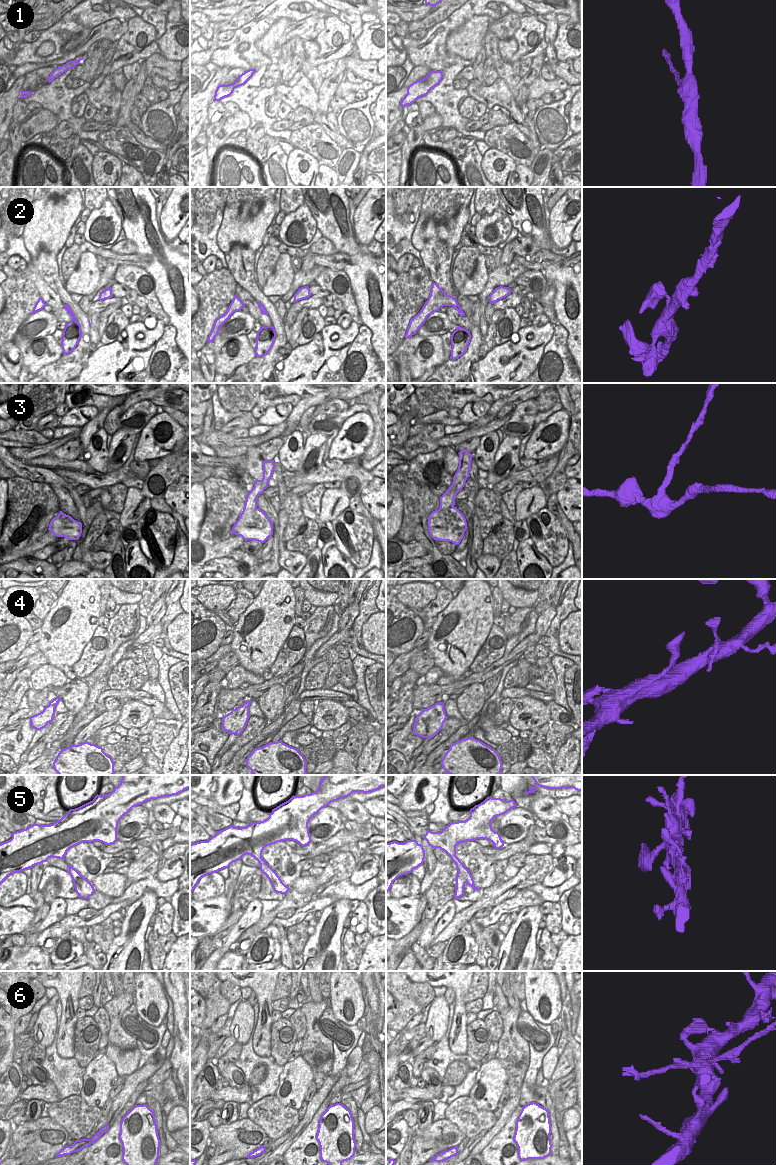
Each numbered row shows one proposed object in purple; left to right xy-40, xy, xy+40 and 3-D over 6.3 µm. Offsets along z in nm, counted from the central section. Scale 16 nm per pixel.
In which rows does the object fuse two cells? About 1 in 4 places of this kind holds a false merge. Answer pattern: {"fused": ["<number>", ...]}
{"fused": ["3", "6"]}

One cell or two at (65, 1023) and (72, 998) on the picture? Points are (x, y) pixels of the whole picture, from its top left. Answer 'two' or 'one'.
one

